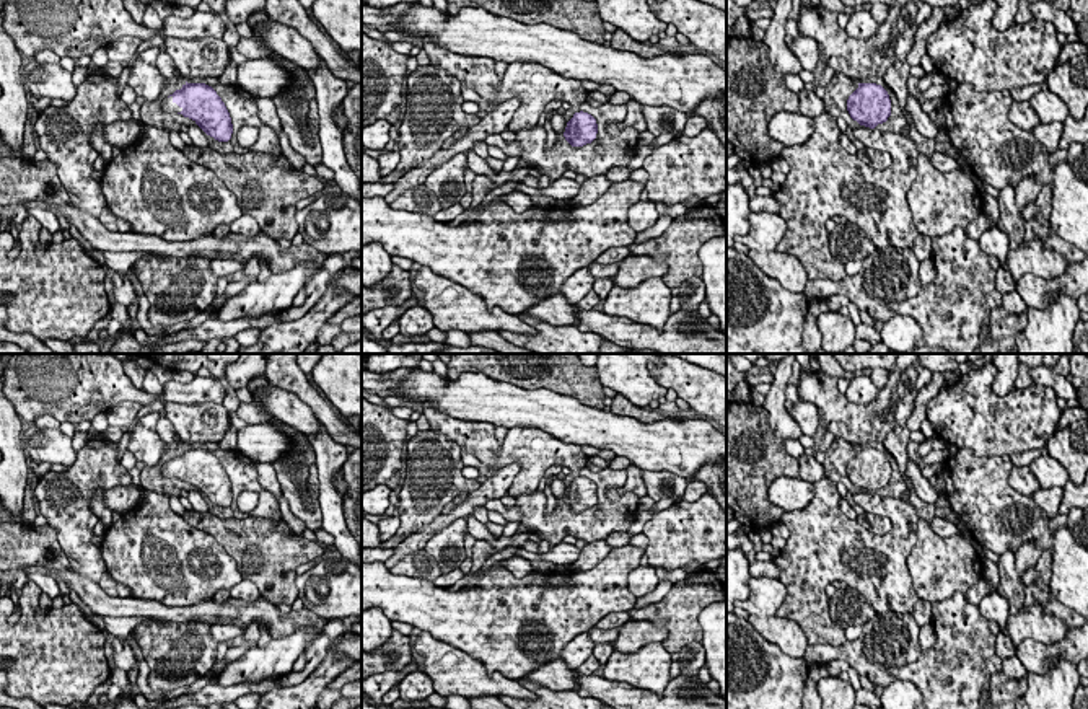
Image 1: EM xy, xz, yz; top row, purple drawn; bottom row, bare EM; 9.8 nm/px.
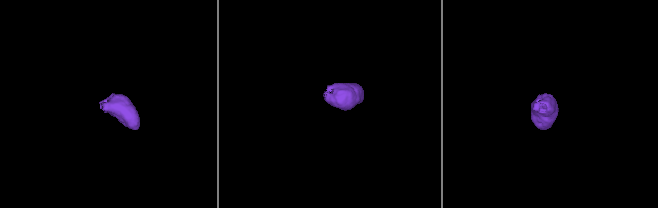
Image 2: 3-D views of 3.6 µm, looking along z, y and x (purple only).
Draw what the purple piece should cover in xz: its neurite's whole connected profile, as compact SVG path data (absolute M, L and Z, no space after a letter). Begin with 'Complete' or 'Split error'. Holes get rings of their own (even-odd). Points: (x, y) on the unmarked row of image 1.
Split error. M575 478L567 487L562 479L554 479L551 491L559 500L559 505L567 505L572 512L591 509L598 499L596 484L588 478Z

